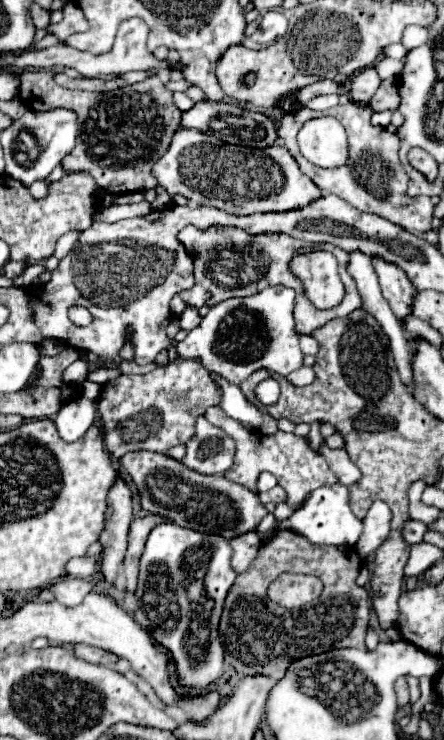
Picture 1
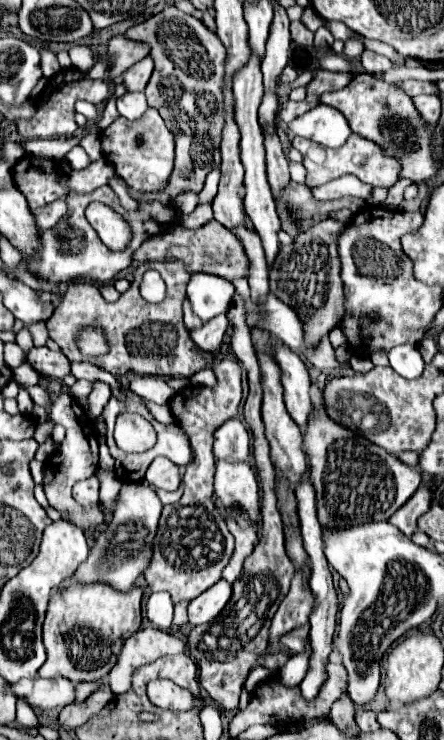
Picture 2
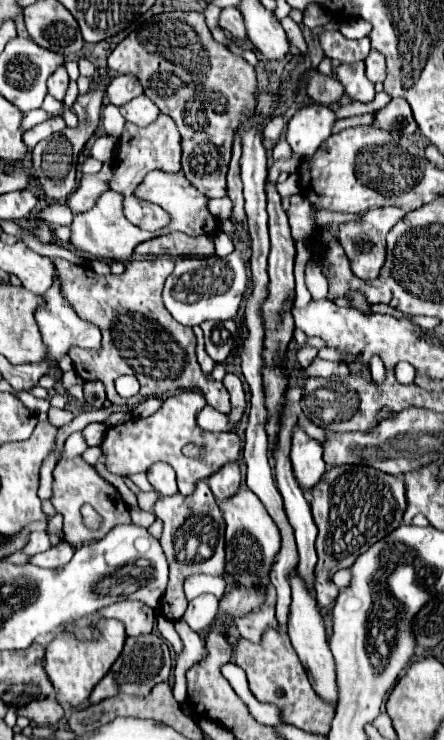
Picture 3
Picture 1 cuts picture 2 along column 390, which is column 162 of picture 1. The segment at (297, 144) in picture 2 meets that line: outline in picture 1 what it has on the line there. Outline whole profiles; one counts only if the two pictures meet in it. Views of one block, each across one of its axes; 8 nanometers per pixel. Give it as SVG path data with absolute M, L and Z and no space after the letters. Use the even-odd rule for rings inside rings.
M178 130L152 174L168 194L180 194L198 206L212 206L234 216L288 212L304 208L322 196L320 188L300 172L286 148L274 144L266 150L252 150L220 142L198 130Z

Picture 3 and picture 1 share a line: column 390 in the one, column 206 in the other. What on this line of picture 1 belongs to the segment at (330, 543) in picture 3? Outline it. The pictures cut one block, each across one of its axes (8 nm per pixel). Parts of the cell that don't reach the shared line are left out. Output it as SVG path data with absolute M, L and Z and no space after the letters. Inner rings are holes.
M132 452L124 454L120 462L140 490L142 508L150 514L160 514L178 526L206 534L220 534L232 540L244 532L254 532L260 520L268 514L258 496L244 486L230 482L224 476L198 474L164 454Z

